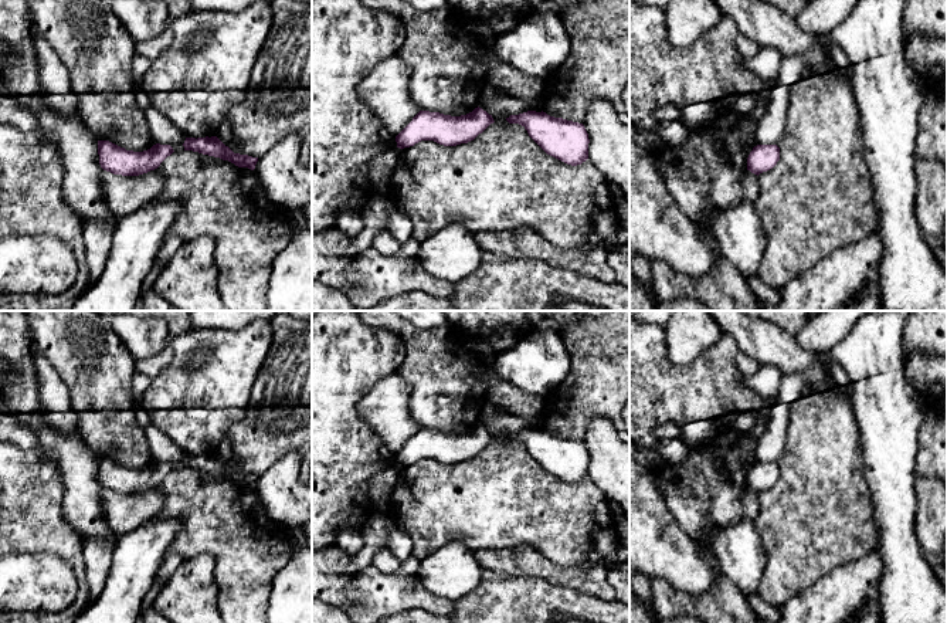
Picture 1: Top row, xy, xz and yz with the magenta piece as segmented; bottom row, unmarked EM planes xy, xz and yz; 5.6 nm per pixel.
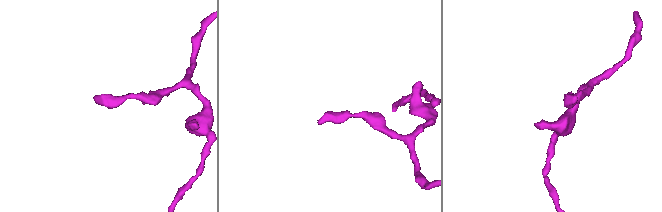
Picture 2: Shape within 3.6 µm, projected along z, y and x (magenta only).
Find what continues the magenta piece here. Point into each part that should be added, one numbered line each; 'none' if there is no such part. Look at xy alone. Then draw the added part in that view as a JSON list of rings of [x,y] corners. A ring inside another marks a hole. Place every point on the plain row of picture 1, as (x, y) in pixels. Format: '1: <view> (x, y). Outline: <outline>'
none

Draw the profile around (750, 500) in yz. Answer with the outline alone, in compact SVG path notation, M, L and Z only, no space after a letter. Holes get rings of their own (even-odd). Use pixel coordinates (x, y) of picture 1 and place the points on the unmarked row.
M746 488L743 494L743 518L754 521L758 512L758 494Z

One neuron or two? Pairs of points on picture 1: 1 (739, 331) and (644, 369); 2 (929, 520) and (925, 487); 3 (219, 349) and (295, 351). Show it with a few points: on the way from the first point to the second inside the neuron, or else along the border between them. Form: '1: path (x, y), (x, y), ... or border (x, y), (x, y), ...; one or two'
1: border (723, 334), (727, 334), (739, 349); two
2: path (929, 511), (929, 495); one
3: border (272, 325), (272, 342), (254, 381); two

